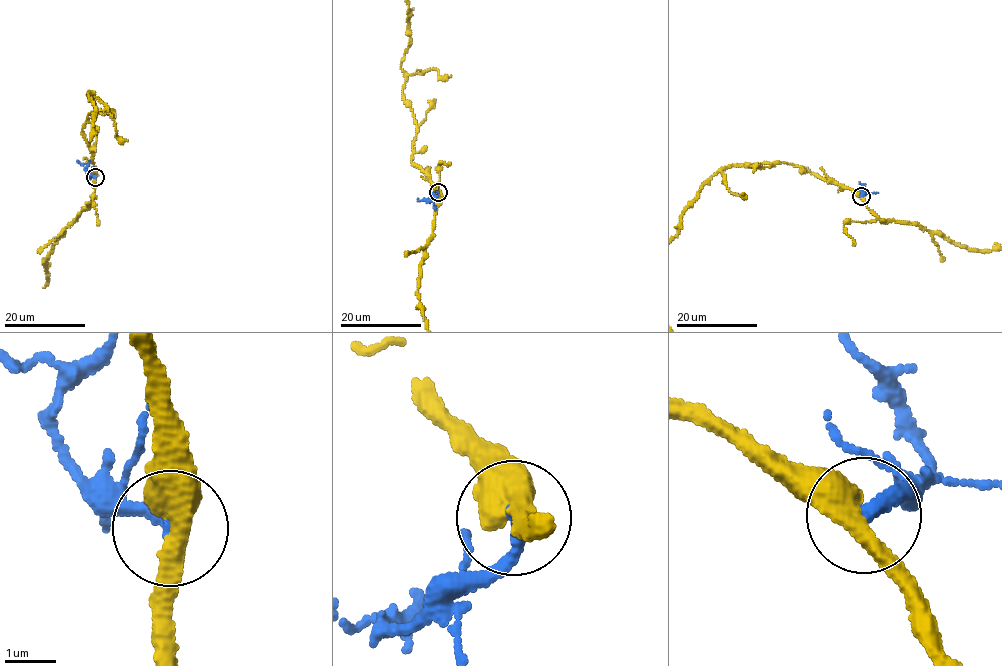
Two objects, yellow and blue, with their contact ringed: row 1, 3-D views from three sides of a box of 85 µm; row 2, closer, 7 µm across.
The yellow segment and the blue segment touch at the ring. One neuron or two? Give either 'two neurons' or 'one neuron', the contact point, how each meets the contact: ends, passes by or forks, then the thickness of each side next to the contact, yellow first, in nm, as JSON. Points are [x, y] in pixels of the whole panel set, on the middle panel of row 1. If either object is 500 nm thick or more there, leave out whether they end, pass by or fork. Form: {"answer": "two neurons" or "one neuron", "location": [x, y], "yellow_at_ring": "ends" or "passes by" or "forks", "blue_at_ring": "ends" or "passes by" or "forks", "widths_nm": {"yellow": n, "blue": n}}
{"answer": "two neurons", "location": [438, 192], "yellow_at_ring": "passes by", "blue_at_ring": "ends", "widths_nm": {"yellow": 440, "blue": 300}}

